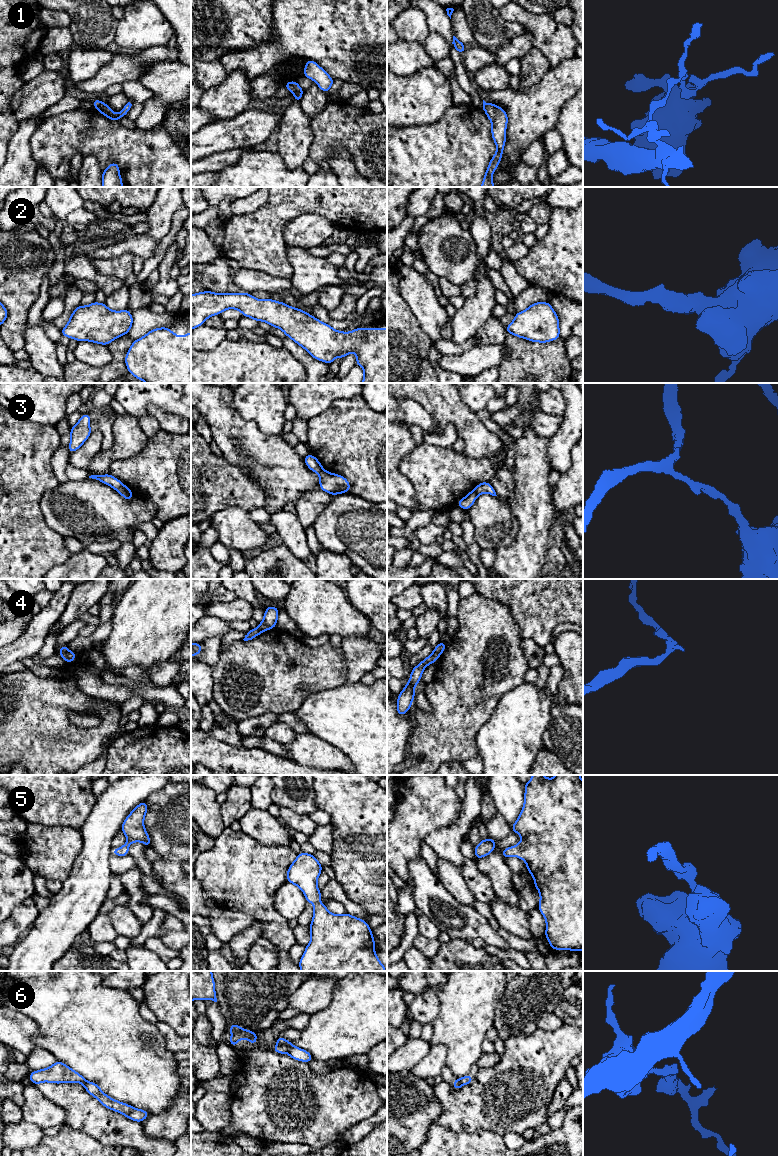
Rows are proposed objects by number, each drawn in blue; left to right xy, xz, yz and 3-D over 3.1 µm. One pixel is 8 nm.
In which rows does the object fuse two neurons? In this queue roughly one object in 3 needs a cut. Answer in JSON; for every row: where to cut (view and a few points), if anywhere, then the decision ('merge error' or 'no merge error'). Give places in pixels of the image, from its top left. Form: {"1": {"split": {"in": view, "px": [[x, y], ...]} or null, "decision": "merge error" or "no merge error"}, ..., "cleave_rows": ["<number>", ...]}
{"1": {"split": {"in": "xz", "px": [[301, 89], [293, 92]]}, "decision": "merge error"}, "2": {"split": null, "decision": "no merge error"}, "3": {"split": {"in": "yz", "px": [[474, 489], [477, 495]]}, "decision": "merge error"}, "4": {"split": {"in": "xy", "px": [[68, 650], [61, 655]]}, "decision": "merge error"}, "5": {"split": null, "decision": "no merge error"}, "6": {"split": {"in": "xz", "px": [[278, 1043], [285, 1048]]}, "decision": "merge error"}, "cleave_rows": ["1", "3", "4", "6"]}

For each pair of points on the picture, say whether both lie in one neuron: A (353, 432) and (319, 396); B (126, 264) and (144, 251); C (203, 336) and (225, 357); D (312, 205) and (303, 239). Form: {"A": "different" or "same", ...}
{"A": "different", "B": "different", "C": "different", "D": "different"}

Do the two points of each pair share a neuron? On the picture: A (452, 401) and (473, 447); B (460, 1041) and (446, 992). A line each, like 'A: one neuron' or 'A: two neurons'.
A: one neuron
B: one neuron

